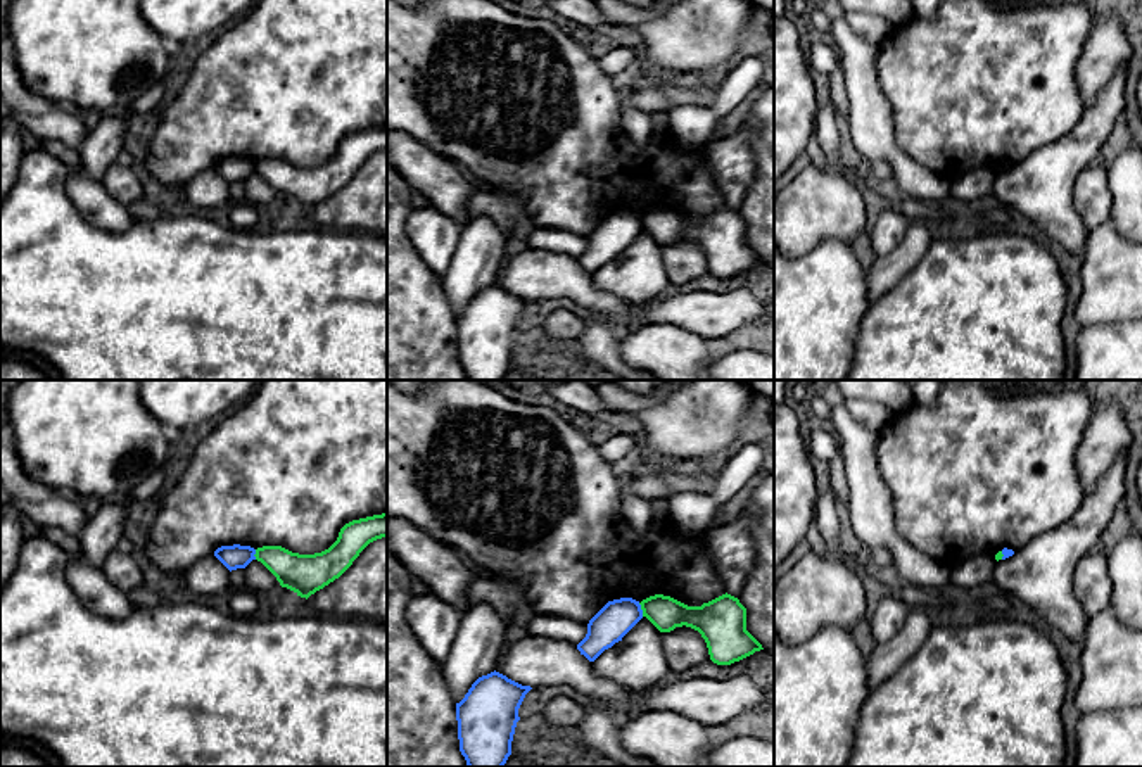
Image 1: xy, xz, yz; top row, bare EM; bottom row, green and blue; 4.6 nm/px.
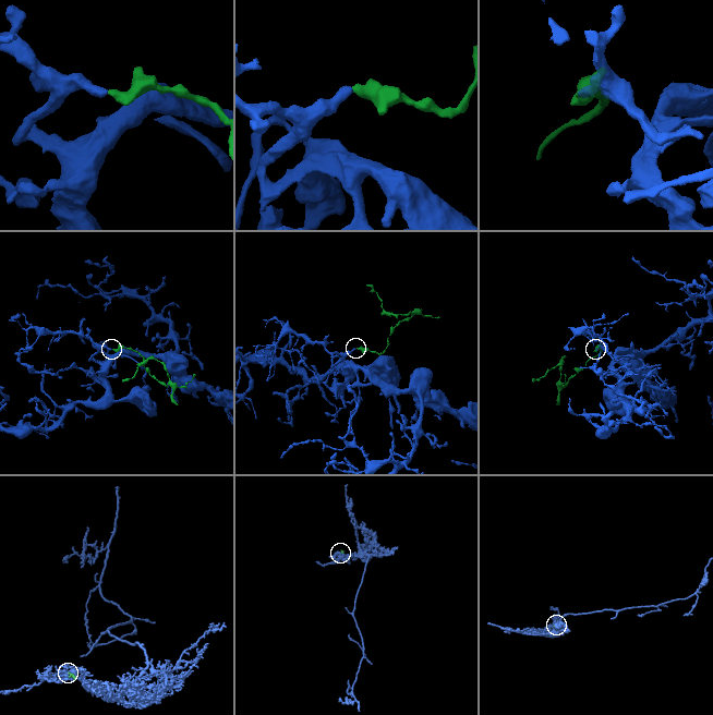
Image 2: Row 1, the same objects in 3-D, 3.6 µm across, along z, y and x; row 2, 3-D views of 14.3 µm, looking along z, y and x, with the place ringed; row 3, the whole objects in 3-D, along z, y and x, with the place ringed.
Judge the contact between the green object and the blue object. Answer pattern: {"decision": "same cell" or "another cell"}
{"decision": "another cell"}

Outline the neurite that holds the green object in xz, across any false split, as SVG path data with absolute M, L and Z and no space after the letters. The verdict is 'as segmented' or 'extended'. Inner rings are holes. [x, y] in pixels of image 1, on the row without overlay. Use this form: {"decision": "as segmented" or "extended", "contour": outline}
{"decision": "as segmented", "contour": "M727 206L701 219L688 219L663 207L650 209L639 218L643 230L660 245L682 238L698 244L717 278L731 278L764 263L746 244L746 221Z"}

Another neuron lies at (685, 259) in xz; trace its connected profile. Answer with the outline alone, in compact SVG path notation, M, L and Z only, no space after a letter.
M691 240L662 245L662 254L670 283L681 285L710 273L705 252Z

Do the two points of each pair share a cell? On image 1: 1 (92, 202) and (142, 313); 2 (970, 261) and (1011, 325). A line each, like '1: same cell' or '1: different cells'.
1: different cells
2: same cell

